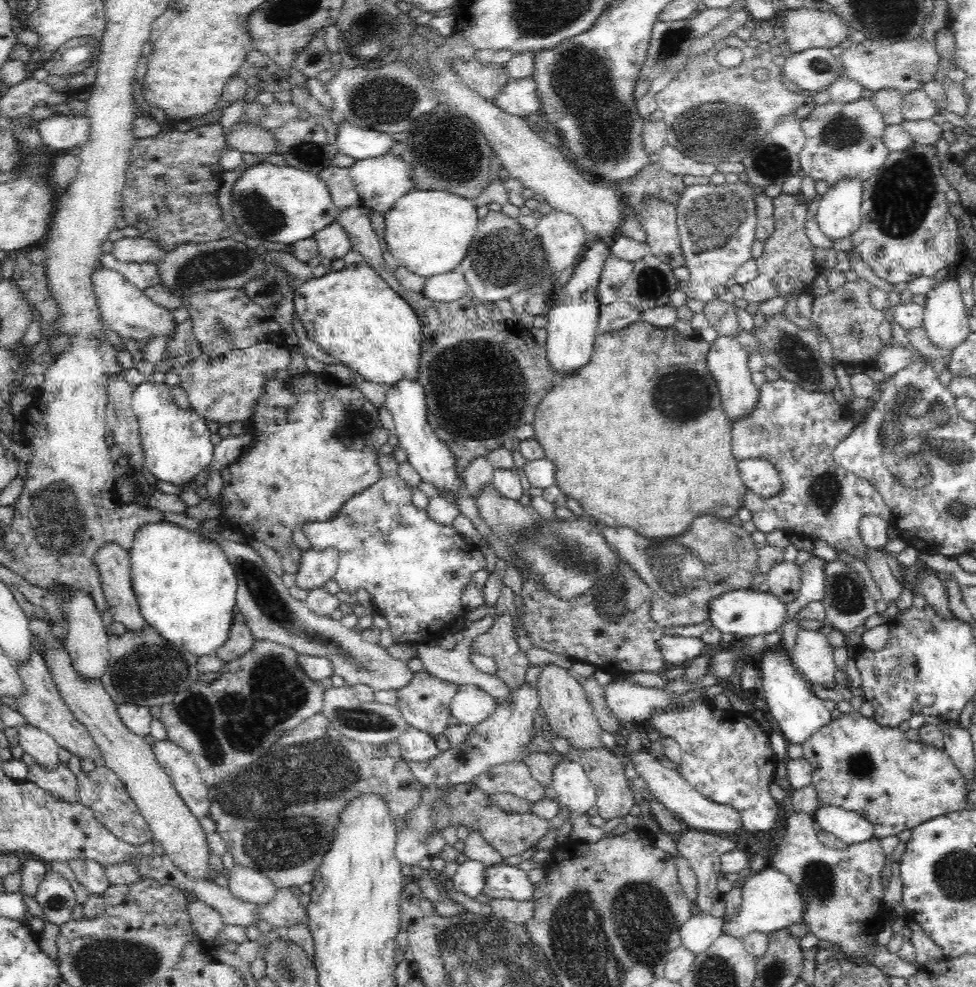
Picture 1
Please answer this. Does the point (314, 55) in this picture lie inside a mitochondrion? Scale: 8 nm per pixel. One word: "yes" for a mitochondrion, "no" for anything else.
yes

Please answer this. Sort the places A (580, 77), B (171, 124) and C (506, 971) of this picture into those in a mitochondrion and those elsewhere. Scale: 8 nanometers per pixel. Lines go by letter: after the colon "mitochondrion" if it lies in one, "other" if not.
A: mitochondrion
B: other
C: mitochondrion

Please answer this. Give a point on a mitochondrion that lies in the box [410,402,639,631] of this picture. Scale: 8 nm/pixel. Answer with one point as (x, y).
(567, 557)

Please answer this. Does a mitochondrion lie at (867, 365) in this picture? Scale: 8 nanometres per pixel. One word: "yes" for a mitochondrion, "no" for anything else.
no

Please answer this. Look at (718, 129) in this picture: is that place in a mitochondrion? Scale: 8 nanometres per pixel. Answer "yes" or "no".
yes

